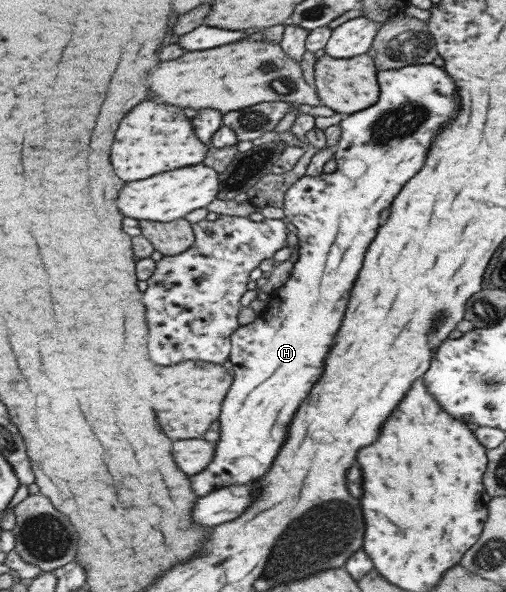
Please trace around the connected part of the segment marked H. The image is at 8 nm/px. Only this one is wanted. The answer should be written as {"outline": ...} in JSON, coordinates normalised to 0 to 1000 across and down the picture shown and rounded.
{"outline":[[[852,106],[757,118],[747,122],[747,137],[749,171],[731,182],[690,194],[670,208],[674,228],[660,258],[668,285],[654,294],[640,291],[634,297],[603,296],[565,328],[559,355],[587,385],[591,436],[579,446],[579,459],[567,476],[528,502],[514,541],[472,552],[457,568],[453,617],[464,632],[464,642],[441,681],[441,696],[433,701],[437,738],[427,748],[419,784],[403,797],[377,804],[381,824],[397,840],[464,818],[476,821],[508,814],[508,807],[532,797],[555,753],[567,743],[567,730],[583,696],[642,625],[642,601],[650,598],[686,519],[692,517],[694,490],[700,490],[698,483],[715,458],[725,416],[741,400],[741,389],[749,385],[749,358],[771,348],[781,331],[787,331],[792,314],[816,294],[824,294],[864,223],[907,189],[899,139],[887,132],[875,113]]]}

